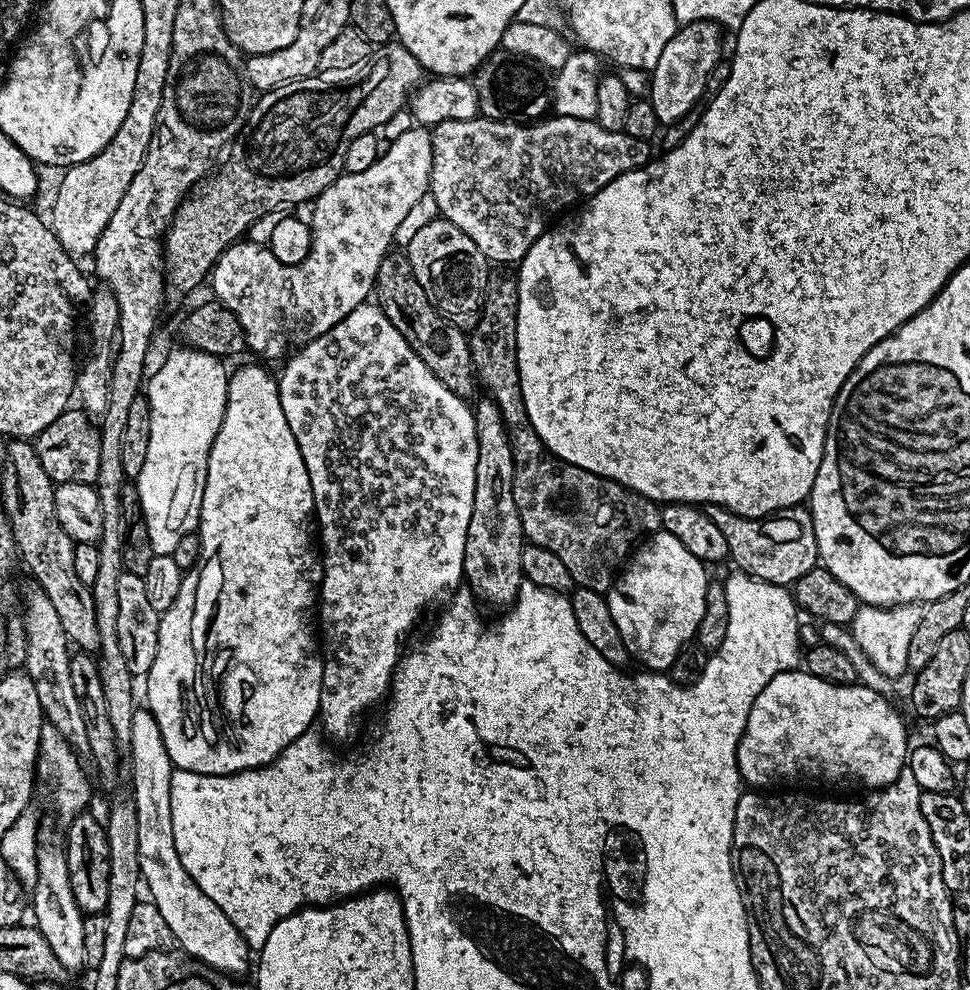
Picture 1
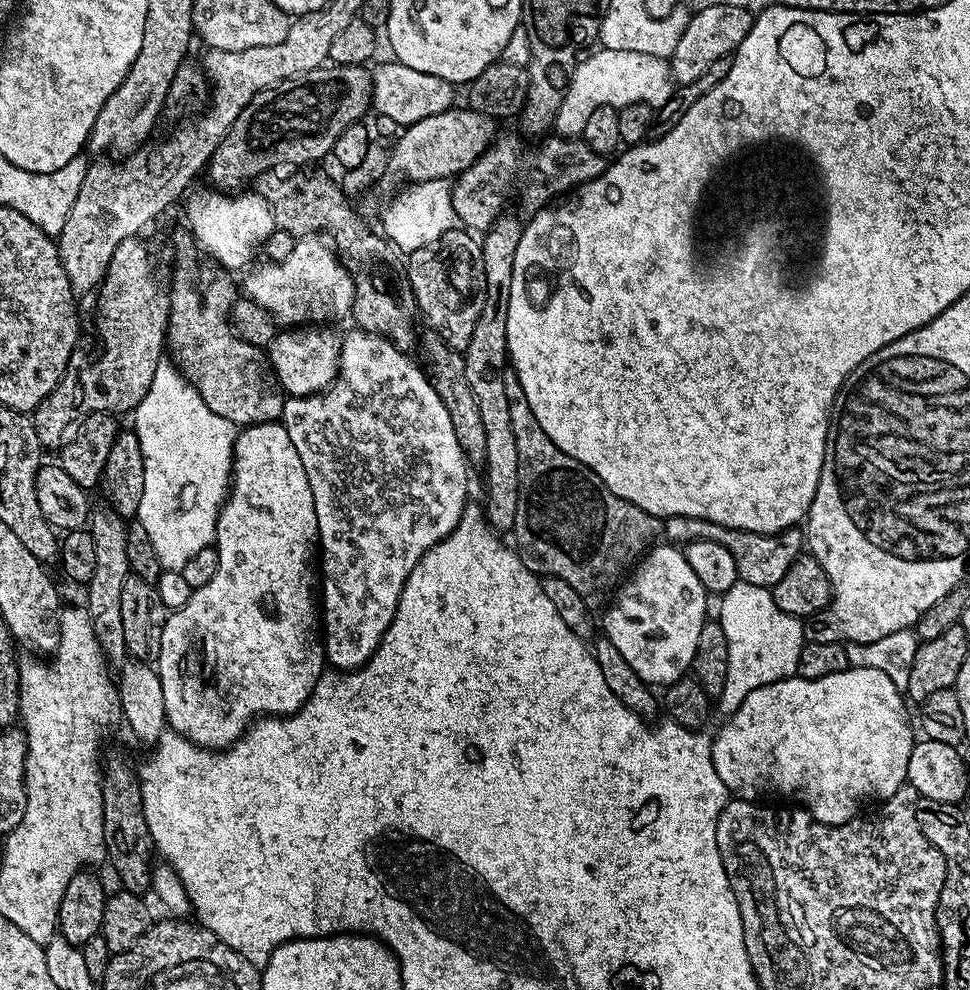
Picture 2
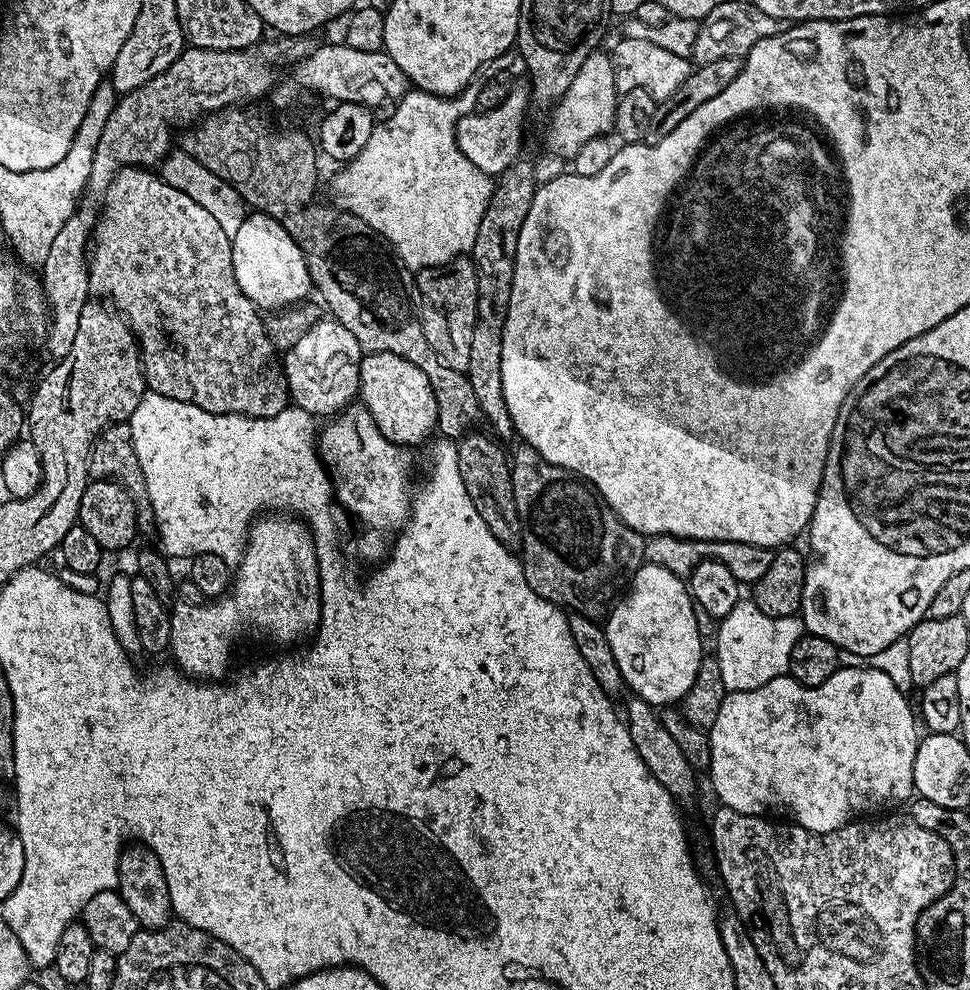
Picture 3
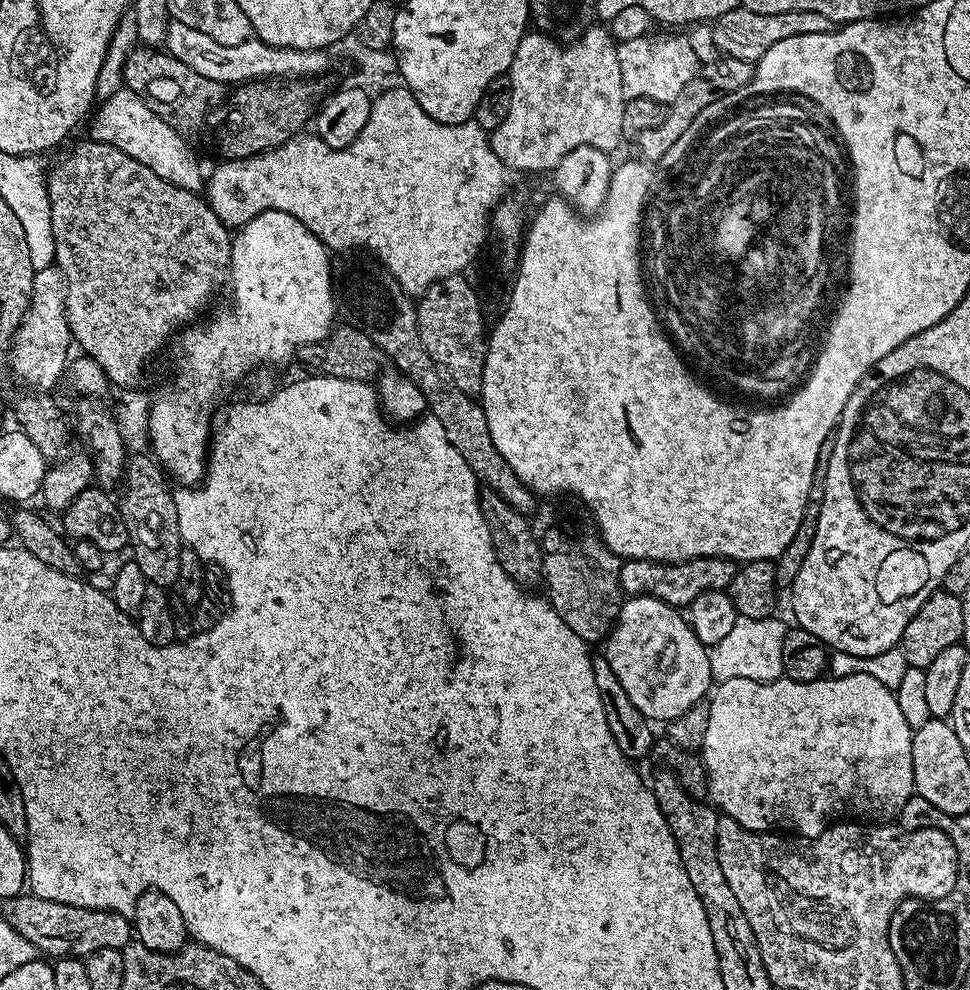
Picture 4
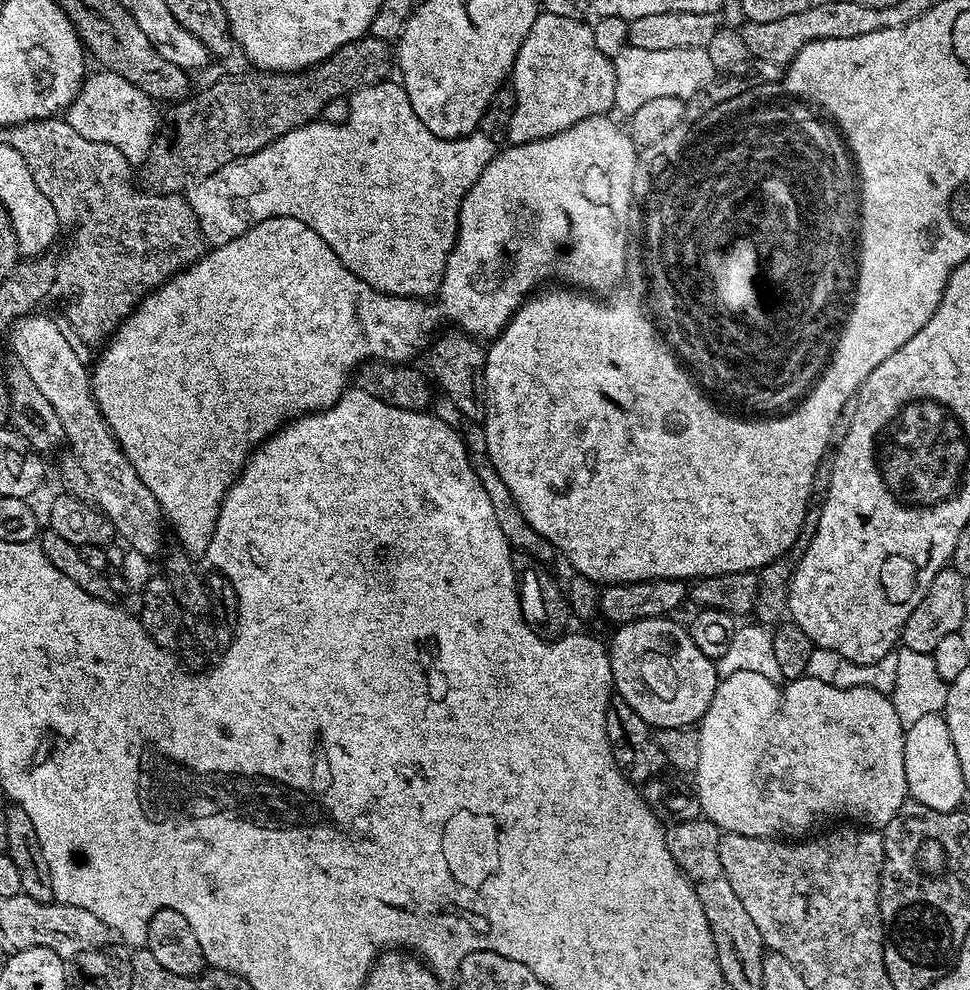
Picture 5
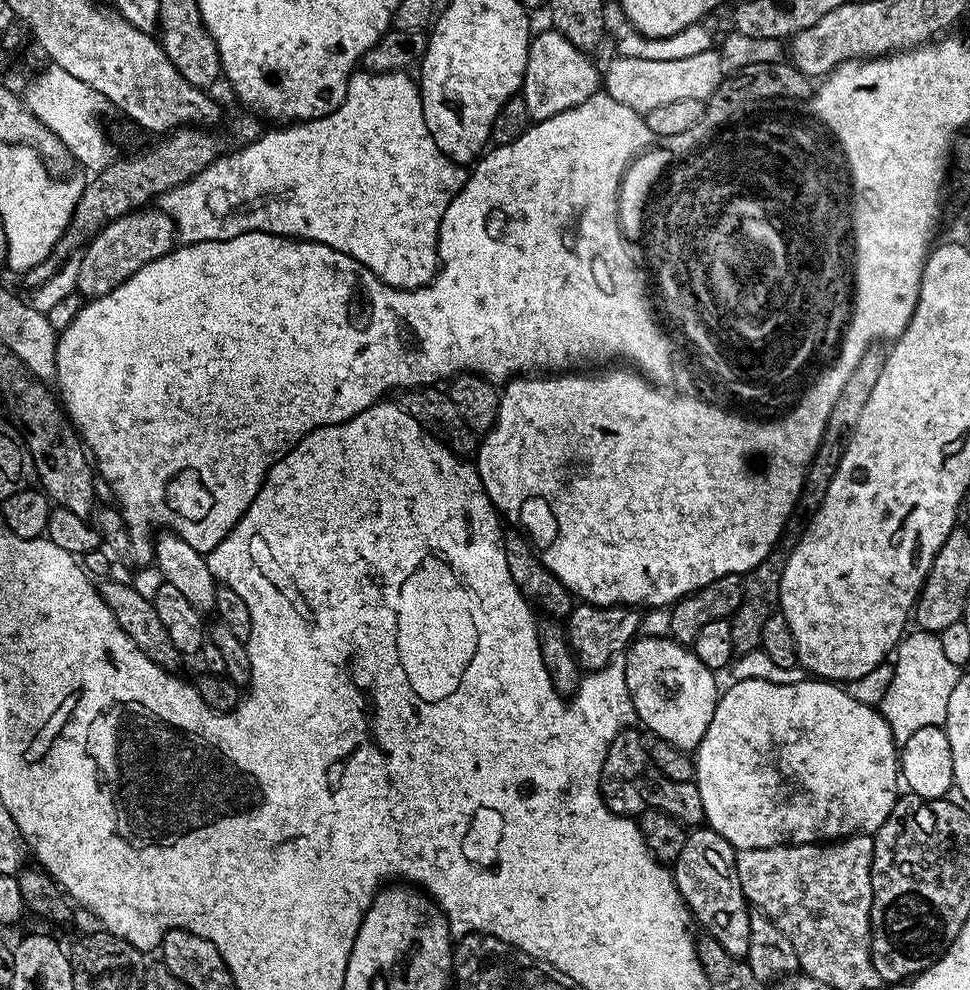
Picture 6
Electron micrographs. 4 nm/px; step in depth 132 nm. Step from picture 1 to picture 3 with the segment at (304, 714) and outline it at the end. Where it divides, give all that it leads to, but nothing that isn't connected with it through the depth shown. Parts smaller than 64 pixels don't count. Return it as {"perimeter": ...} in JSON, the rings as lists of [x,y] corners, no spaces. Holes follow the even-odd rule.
{"perimeter":[[[264,514],[253,523],[248,529],[248,543],[244,546],[244,555],[240,557],[240,563],[235,565],[234,579],[231,588],[219,598],[209,599],[200,605],[190,605],[180,602],[171,609],[170,615],[170,656],[173,656],[175,667],[189,678],[195,678],[205,682],[216,682],[220,676],[232,664],[232,651],[236,648],[236,643],[243,638],[247,632],[253,632],[256,636],[261,636],[264,640],[273,640],[276,644],[296,644],[299,640],[307,641],[320,627],[320,560],[316,556],[316,543],[312,540],[312,530],[305,521],[293,518],[288,514]]]}

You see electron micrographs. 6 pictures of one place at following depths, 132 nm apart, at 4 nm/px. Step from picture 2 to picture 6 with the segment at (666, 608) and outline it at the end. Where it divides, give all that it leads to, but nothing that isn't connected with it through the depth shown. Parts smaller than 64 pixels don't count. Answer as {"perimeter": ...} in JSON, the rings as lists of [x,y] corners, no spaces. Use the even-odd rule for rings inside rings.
{"perimeter":[[[644,635],[628,645],[626,655],[623,657],[626,686],[630,690],[636,720],[644,723],[651,735],[678,746],[684,752],[691,753],[699,748],[706,730],[710,730],[710,718],[714,718],[718,699],[717,673],[713,669],[702,666],[702,662],[698,662],[698,658],[692,653],[691,647],[680,644],[668,636]]]}

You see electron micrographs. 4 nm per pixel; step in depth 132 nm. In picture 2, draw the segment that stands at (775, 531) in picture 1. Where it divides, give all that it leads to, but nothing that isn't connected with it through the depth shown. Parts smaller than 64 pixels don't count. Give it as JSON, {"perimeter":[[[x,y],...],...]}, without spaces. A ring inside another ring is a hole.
{"perimeter":[[[685,516],[667,517],[662,524],[662,536],[673,546],[683,546],[690,542],[718,542],[718,546],[726,546],[726,550],[734,554],[734,566],[738,566],[740,580],[745,584],[762,586],[769,590],[778,582],[782,582],[782,574],[790,570],[793,562],[802,555],[802,549],[806,544],[805,533],[799,527],[787,528],[767,536],[718,526],[702,518],[686,518]]]}

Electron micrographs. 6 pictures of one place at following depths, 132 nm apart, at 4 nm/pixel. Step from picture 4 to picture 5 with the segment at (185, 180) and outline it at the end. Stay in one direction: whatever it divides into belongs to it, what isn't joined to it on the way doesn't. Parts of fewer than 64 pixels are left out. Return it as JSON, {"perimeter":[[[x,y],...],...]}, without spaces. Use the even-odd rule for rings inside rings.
{"perimeter":[[[107,70],[96,72],[85,77],[79,94],[72,100],[71,106],[65,109],[64,119],[82,138],[110,144],[121,150],[134,166],[143,165],[160,125],[154,112],[155,103],[140,88],[120,75]]]}

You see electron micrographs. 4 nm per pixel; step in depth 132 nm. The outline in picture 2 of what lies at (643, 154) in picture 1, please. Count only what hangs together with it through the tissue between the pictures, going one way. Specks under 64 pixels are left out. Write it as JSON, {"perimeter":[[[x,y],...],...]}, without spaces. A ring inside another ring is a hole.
{"perimeter":[[[552,134],[533,143],[536,144],[533,148],[527,148],[523,144],[525,141],[519,135],[516,136],[497,135],[492,145],[480,155],[478,162],[474,162],[474,166],[455,177],[452,184],[452,205],[456,218],[465,229],[473,233],[487,232],[488,227],[500,219],[507,209],[504,207],[511,196],[520,199],[525,213],[539,212],[557,198],[579,188],[581,184],[598,178],[606,167],[605,157],[590,150],[583,139]]]}

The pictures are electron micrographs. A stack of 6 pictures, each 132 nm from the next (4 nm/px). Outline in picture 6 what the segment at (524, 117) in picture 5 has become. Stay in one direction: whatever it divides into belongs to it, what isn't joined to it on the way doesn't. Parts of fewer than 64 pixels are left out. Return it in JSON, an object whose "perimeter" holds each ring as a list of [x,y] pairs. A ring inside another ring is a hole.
{"perimeter":[[[547,31],[531,37],[524,71],[522,95],[526,110],[536,122],[554,118],[554,114],[562,114],[562,110],[570,110],[586,102],[586,98],[593,96],[602,84],[601,69],[596,69],[589,53],[574,46],[574,42],[570,42],[562,33]]]}

